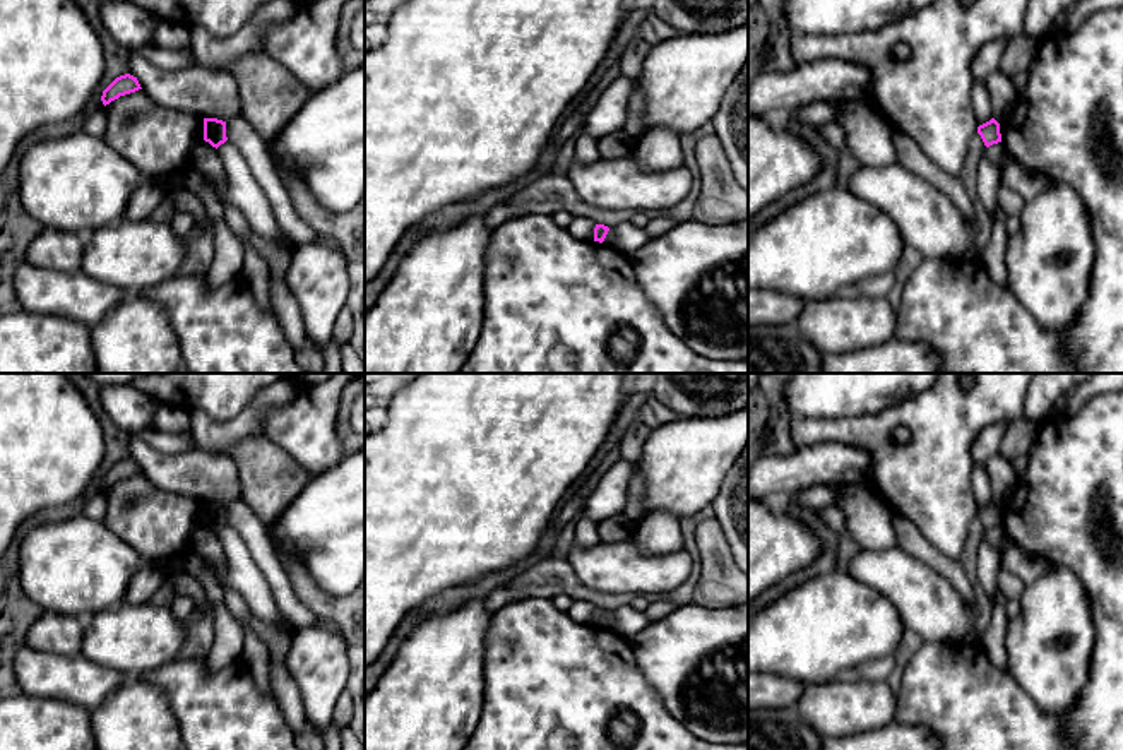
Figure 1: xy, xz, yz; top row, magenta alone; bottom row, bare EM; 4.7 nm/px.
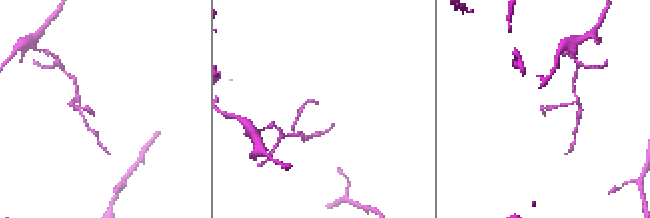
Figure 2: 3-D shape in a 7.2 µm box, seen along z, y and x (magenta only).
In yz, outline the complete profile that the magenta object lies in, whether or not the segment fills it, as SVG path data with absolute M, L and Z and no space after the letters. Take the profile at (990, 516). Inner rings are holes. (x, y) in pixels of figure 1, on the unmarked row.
M995 502L979 509L977 517L981 519L986 531L1001 526L1000 507Z

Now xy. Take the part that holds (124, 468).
M125 457L116 461L101 479L103 488L110 488L111 485L118 483L120 479L130 478L142 473L137 461Z

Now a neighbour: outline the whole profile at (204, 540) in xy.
M197 524L192 531L192 550L211 563L217 579L226 575L228 558L217 533L205 524Z

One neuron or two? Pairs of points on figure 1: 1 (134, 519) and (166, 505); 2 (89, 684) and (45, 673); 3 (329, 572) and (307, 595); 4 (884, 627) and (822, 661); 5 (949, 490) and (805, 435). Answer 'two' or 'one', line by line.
1: one
2: one
3: two
4: one
5: one

